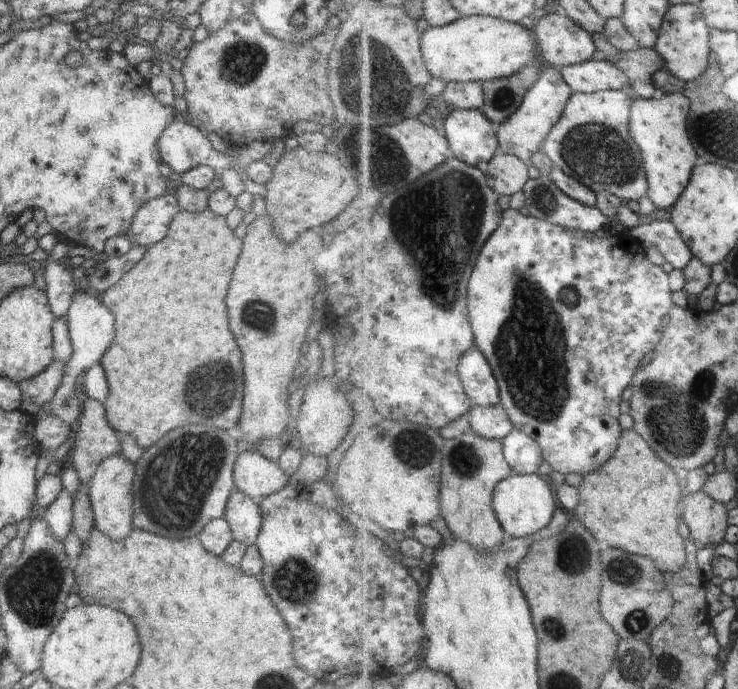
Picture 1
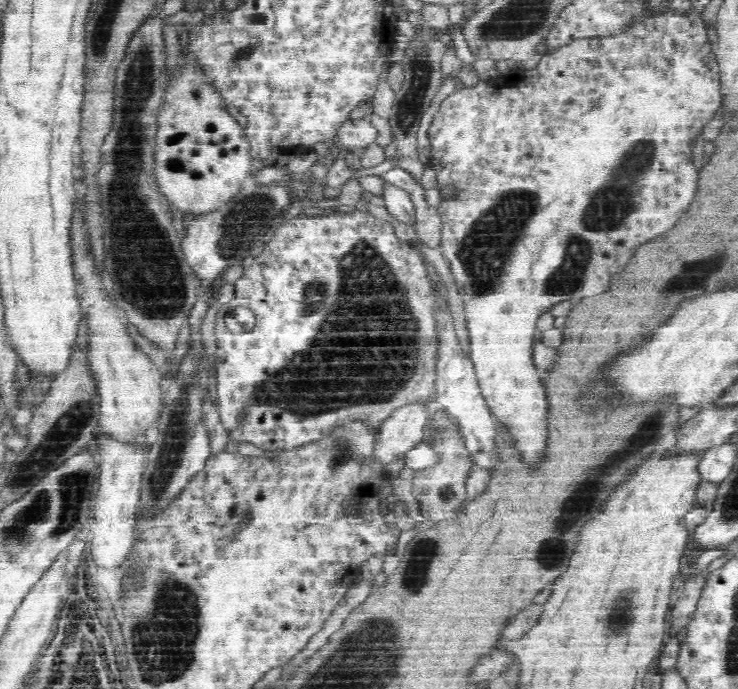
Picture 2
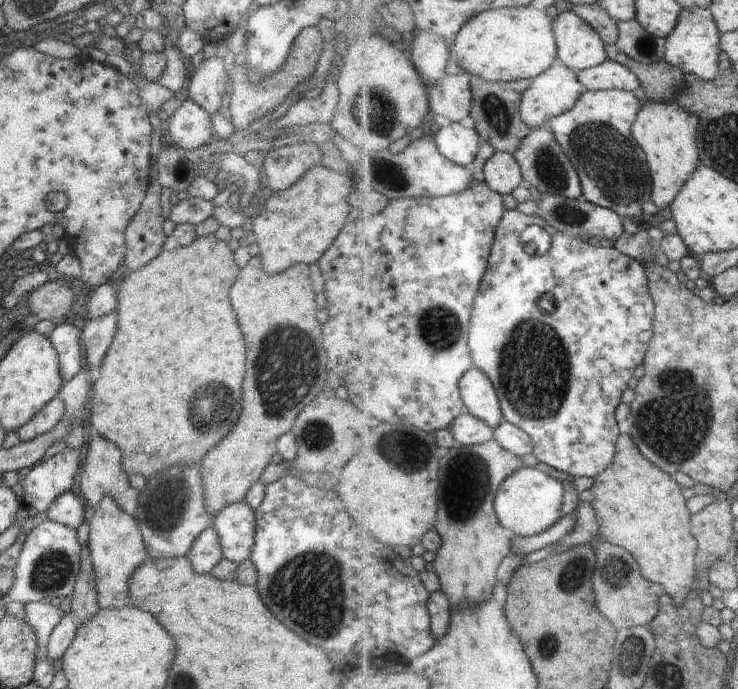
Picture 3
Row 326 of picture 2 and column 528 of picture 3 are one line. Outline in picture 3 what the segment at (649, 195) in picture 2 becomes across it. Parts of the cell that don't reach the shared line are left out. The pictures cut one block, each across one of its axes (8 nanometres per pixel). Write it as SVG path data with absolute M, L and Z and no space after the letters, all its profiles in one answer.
M523 467L512 474L501 487L497 497L497 512L502 525L517 536L542 535L554 528L564 517L565 483L538 468Z

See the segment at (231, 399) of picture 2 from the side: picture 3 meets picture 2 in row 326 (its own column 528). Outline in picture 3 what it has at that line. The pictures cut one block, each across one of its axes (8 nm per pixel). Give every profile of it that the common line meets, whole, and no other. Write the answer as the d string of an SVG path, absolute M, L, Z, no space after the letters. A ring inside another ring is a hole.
M507 210L505 218L497 231L496 242L493 246L493 254L490 256L490 266L482 282L481 293L478 294L476 306L472 314L472 328L470 346L474 350L474 364L479 370L485 371L497 388L498 397L501 399L504 420L520 426L533 440L536 446L535 456L546 465L569 473L573 479L583 476L597 478L606 473L610 466L614 465L618 455L618 442L621 439L620 426L616 418L616 410L622 404L624 392L630 389L630 380L634 378L638 366L644 364L650 342L654 338L654 320L656 320L656 304L652 300L650 282L648 282L647 268L638 262L636 258L630 258L622 254L618 248L602 248L592 246L583 238L575 238L570 234L561 232L552 226L548 220L538 214L528 216L520 210ZM540 224L552 234L553 246L544 256L532 256L524 250L522 244L522 232L532 226Z

